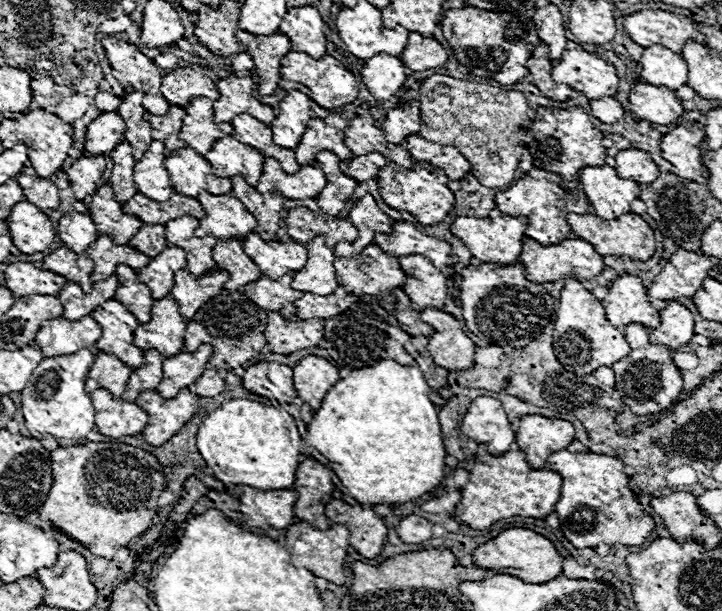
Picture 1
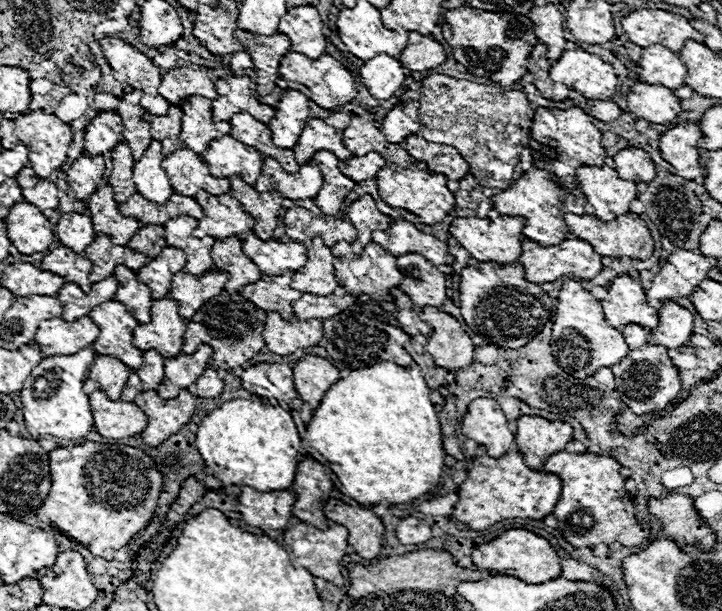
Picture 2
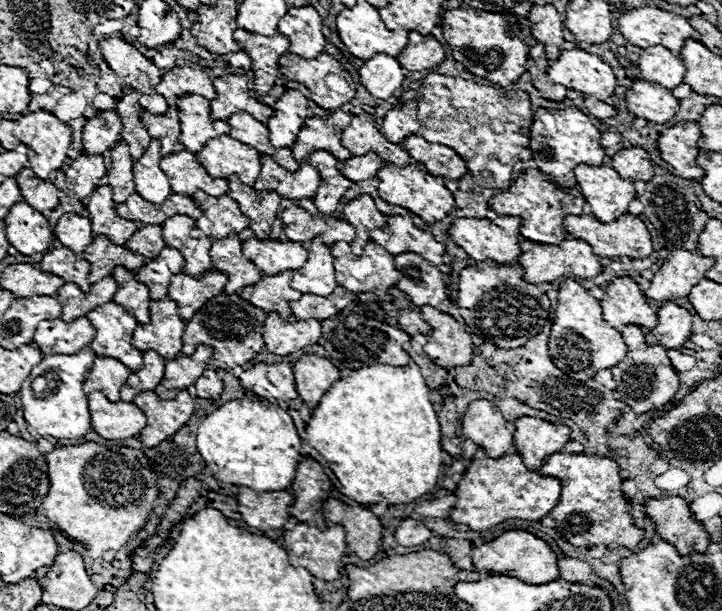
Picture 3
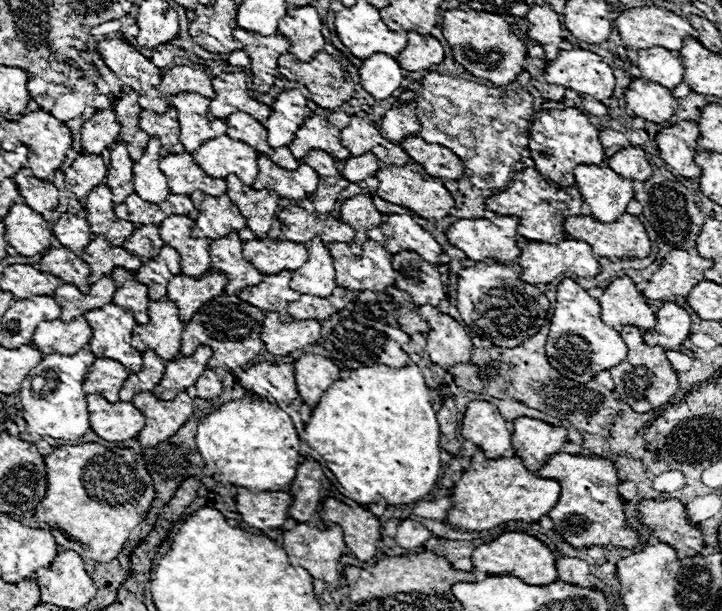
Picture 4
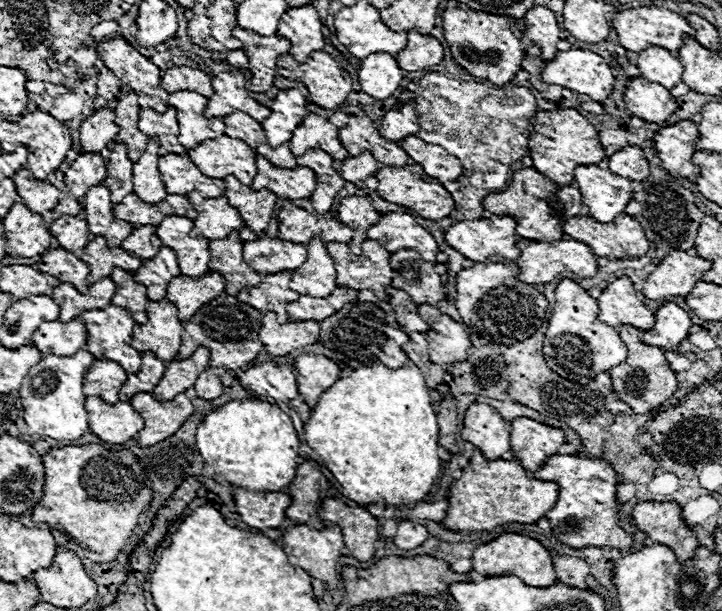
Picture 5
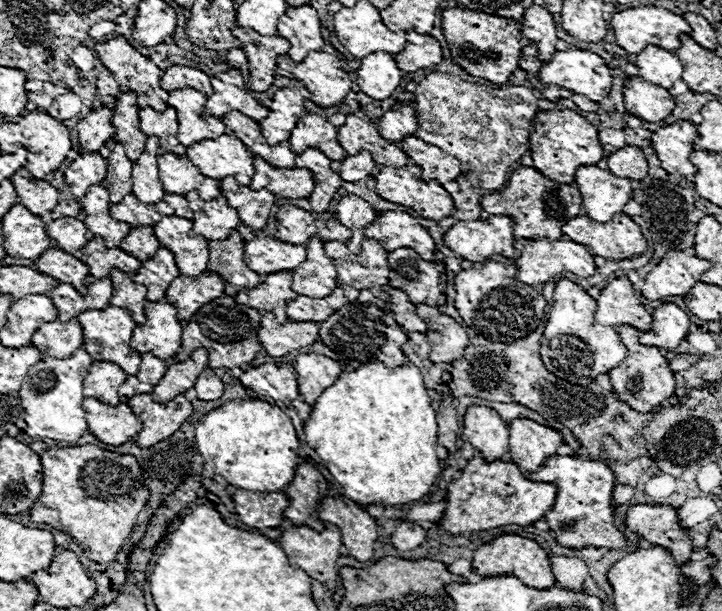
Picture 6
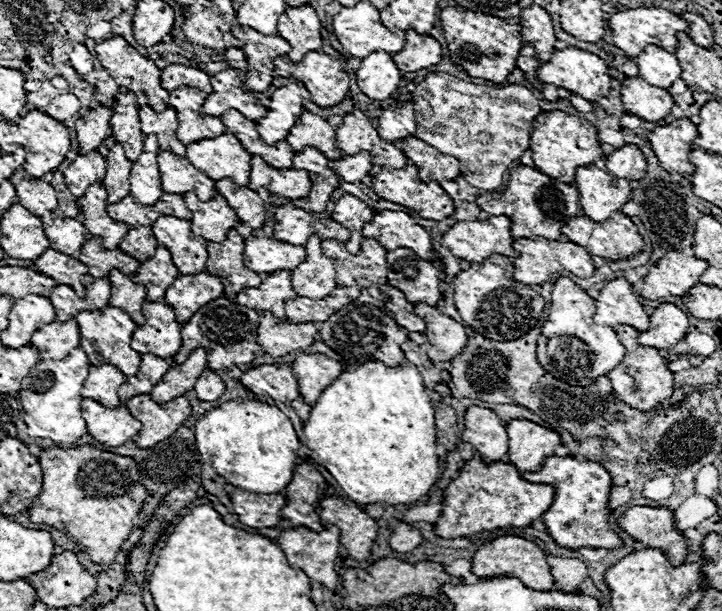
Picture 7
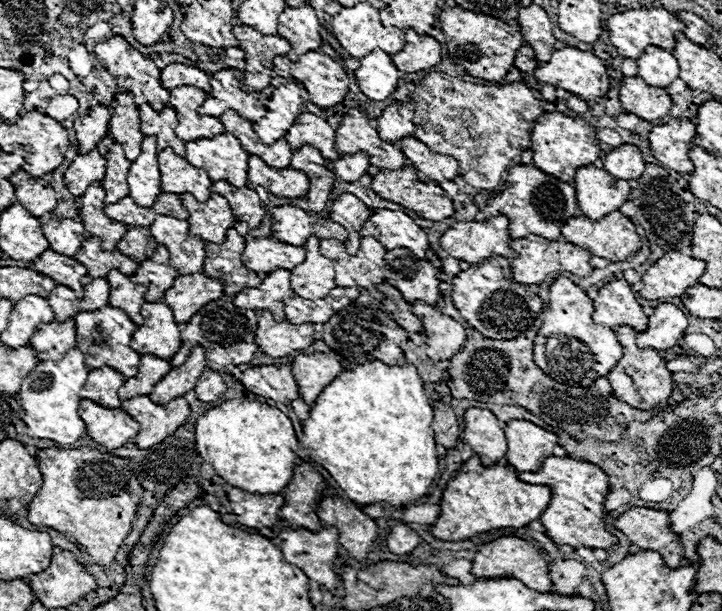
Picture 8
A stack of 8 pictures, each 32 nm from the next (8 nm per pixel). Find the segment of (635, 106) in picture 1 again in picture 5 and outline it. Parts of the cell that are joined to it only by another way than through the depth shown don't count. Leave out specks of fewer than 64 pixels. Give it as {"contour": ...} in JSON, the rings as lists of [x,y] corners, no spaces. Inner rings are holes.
{"contour":[[[632,78],[626,84],[624,102],[626,102],[626,110],[632,116],[656,124],[668,120],[678,108],[668,88],[660,88],[660,84],[646,82],[644,78]]]}

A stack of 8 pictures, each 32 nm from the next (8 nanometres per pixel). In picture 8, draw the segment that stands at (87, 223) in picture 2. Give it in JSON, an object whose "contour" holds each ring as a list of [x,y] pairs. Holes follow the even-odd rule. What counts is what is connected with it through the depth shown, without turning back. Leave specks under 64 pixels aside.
{"contour":[[[52,218],[42,228],[46,240],[50,242],[50,248],[66,256],[74,256],[82,248],[82,242],[90,236],[84,230],[82,222],[74,218]]]}

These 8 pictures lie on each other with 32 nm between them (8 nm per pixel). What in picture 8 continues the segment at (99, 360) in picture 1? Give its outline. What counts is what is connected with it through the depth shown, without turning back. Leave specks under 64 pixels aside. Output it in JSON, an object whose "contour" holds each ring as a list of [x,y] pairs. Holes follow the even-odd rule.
{"contour":[[[110,366],[94,368],[88,374],[88,380],[86,380],[80,396],[96,400],[104,408],[118,408],[120,406],[118,388],[120,388],[120,384],[124,384],[124,380],[126,378]]]}

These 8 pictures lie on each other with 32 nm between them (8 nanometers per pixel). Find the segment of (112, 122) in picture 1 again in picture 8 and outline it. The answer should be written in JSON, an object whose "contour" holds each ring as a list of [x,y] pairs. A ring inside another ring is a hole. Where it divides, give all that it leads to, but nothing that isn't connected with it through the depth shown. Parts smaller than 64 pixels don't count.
{"contour":[[[96,106],[90,108],[86,114],[74,120],[74,130],[76,130],[76,140],[82,150],[94,150],[98,142],[108,136],[108,122],[110,122],[112,110],[106,106]]]}

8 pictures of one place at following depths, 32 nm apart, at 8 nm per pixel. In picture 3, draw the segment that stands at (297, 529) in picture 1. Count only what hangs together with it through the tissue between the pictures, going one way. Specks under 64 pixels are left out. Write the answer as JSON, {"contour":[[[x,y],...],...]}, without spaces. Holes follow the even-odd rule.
{"contour":[[[300,522],[292,530],[284,532],[284,550],[288,552],[292,566],[308,568],[308,572],[312,572],[314,578],[322,578],[326,582],[332,582],[336,588],[344,586],[344,576],[342,576],[340,560],[342,560],[344,550],[346,550],[346,532],[344,532],[342,526],[336,524],[336,526],[320,532],[318,528]]]}

